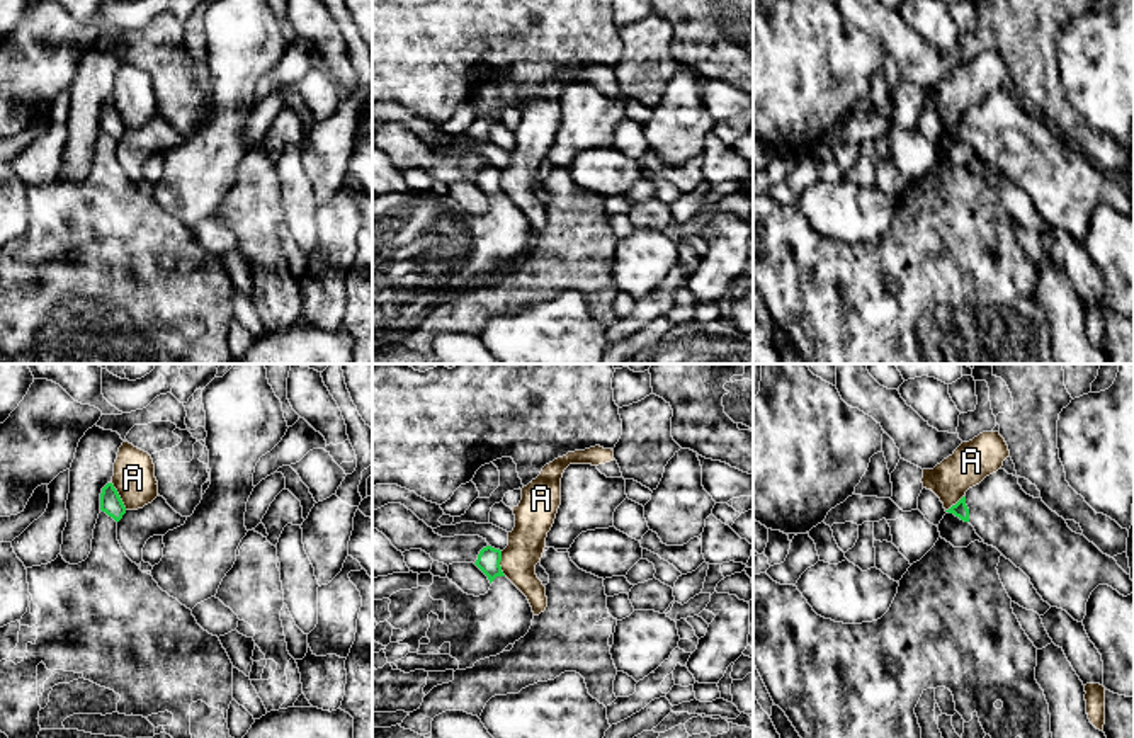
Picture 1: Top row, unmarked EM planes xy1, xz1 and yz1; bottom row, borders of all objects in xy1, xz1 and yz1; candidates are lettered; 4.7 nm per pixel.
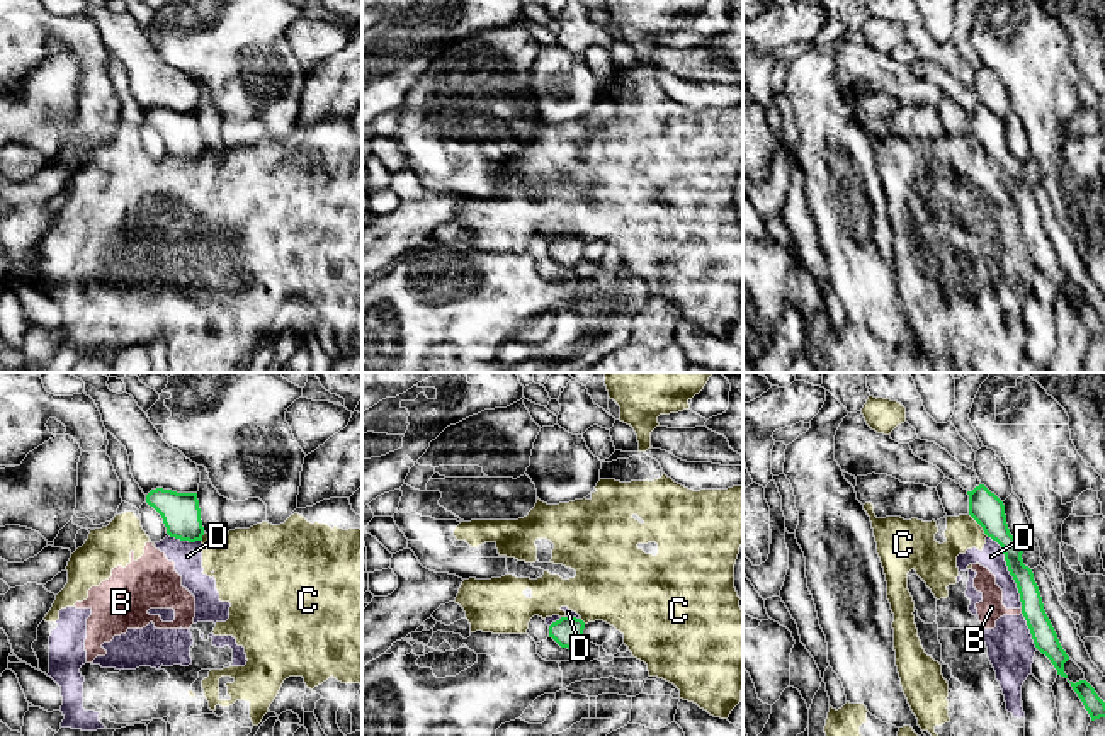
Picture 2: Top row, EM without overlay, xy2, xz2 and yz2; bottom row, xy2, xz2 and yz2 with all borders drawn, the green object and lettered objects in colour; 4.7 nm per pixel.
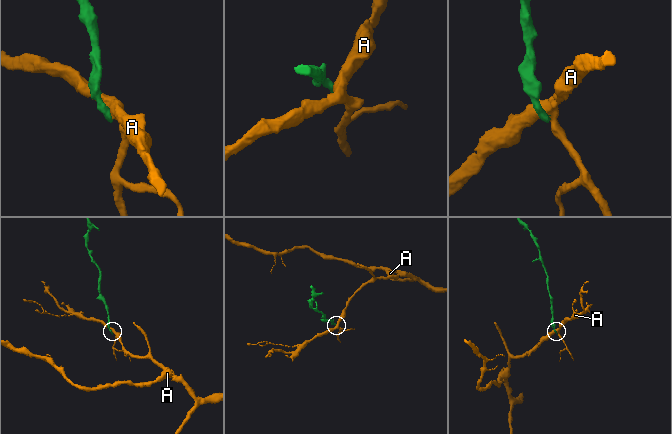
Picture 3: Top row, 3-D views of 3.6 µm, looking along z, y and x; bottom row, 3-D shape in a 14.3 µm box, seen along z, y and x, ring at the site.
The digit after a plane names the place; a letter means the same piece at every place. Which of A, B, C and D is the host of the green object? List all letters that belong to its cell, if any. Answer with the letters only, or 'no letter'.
no letter

